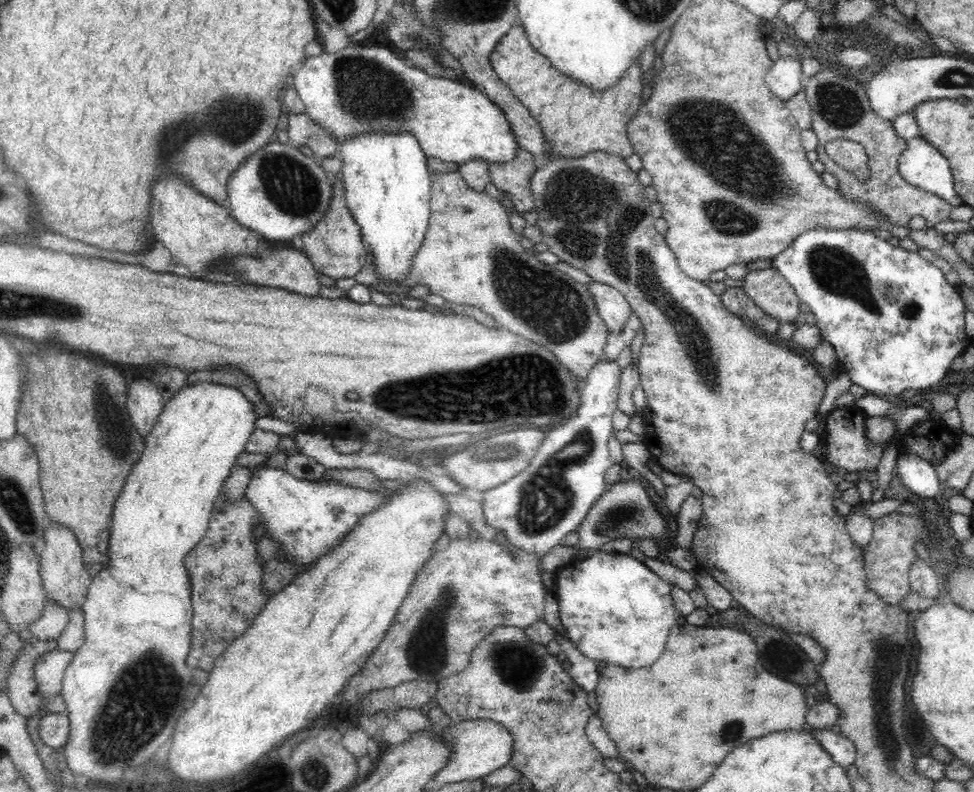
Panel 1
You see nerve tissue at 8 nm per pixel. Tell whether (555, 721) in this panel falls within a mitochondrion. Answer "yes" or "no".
yes

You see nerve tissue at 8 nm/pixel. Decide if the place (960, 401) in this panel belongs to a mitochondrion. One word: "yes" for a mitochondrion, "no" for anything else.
no

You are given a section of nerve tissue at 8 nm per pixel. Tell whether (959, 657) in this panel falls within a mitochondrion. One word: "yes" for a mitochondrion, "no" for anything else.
no

